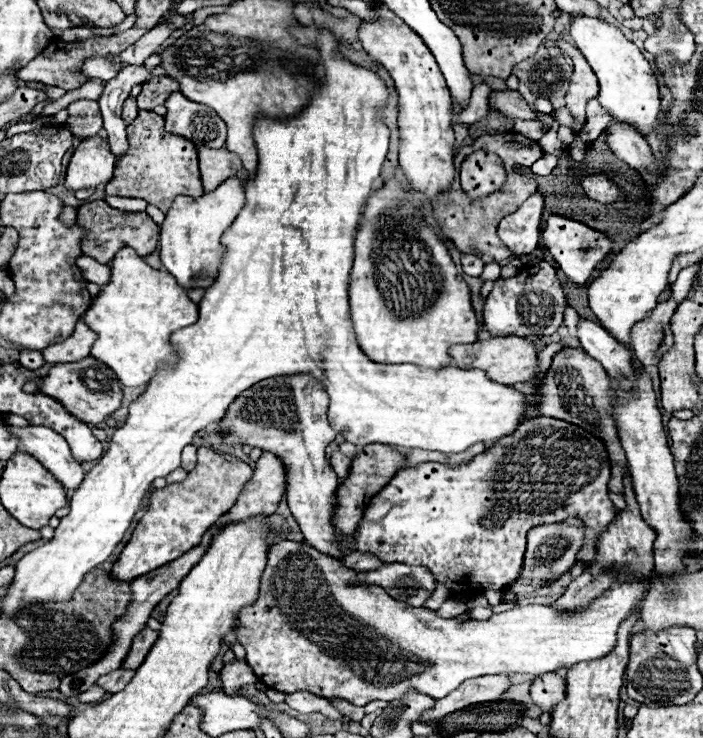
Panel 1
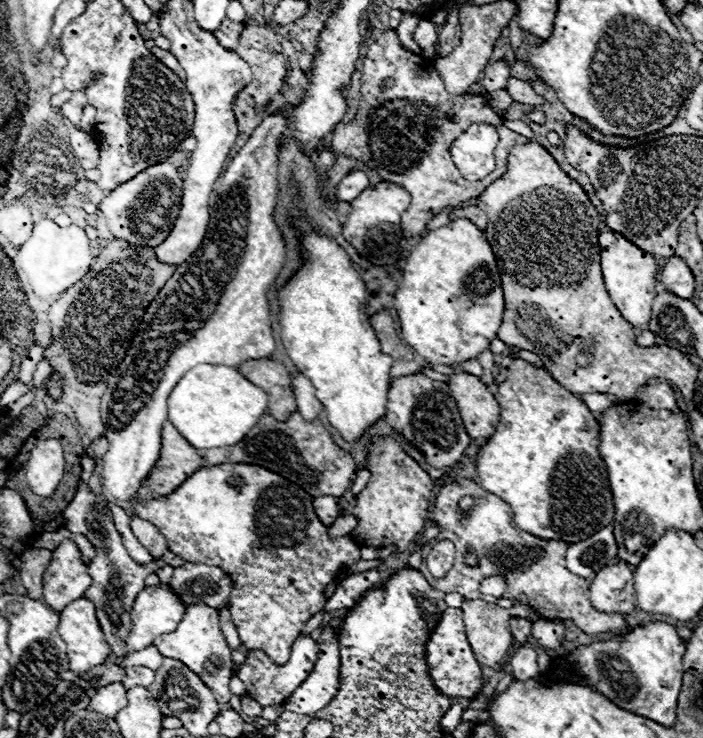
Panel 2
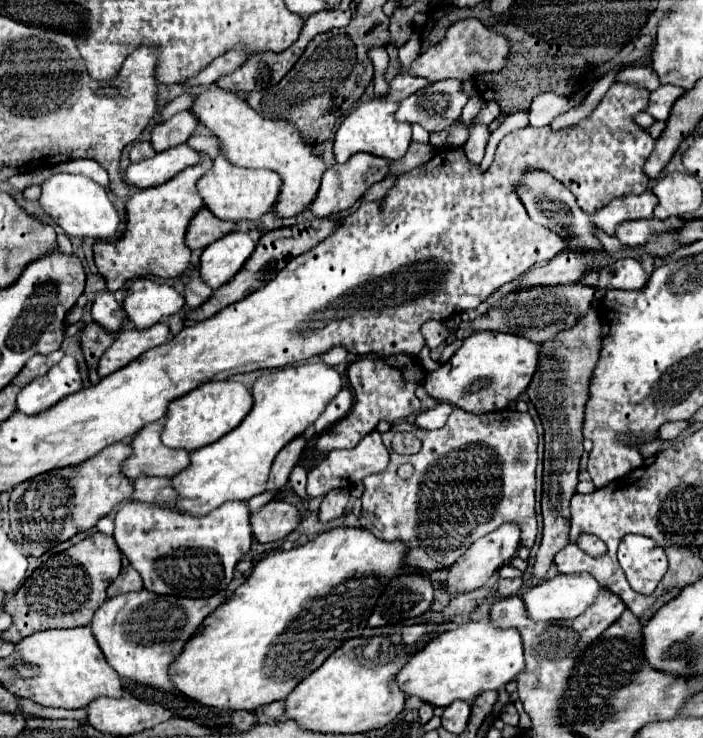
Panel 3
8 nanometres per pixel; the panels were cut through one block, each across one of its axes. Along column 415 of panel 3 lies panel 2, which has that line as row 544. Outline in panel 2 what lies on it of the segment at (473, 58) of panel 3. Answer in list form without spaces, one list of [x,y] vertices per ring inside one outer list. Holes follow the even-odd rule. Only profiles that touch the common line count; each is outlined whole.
[[[62,540],[52,552],[52,560],[44,572],[44,602],[54,612],[62,612],[70,602],[84,598],[90,584],[92,578],[78,546]]]

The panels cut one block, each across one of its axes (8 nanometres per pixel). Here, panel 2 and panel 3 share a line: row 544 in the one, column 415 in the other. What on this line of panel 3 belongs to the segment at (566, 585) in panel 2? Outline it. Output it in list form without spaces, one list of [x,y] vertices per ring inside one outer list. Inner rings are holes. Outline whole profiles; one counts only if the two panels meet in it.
[[[452,410],[452,414],[448,416],[446,424],[440,428],[440,430],[422,430],[418,432],[418,436],[422,438],[422,450],[414,456],[400,456],[392,450],[390,446],[390,440],[396,432],[414,432],[416,434],[416,426],[412,424],[412,420],[402,420],[402,422],[396,422],[392,424],[392,428],[382,434],[382,442],[384,446],[388,448],[390,452],[390,464],[384,472],[378,472],[378,474],[370,474],[368,478],[364,478],[364,496],[362,496],[362,514],[360,514],[360,526],[370,530],[376,538],[384,540],[384,542],[402,542],[406,546],[406,564],[410,568],[418,568],[418,570],[424,570],[424,572],[434,572],[434,570],[442,570],[442,568],[448,568],[452,566],[468,548],[472,542],[476,542],[478,538],[494,532],[498,526],[506,524],[506,522],[514,522],[518,524],[520,528],[520,544],[526,546],[526,548],[532,548],[534,540],[536,540],[536,510],[534,510],[534,488],[536,488],[536,448],[538,448],[538,434],[536,434],[536,426],[534,426],[534,420],[528,412],[518,412],[518,410],[498,410],[498,412],[488,412],[488,414],[480,414],[480,416],[468,416],[468,412],[460,412],[460,410]],[[404,462],[410,462],[414,466],[414,474],[412,478],[408,480],[402,480],[398,478],[396,474],[396,468]]]

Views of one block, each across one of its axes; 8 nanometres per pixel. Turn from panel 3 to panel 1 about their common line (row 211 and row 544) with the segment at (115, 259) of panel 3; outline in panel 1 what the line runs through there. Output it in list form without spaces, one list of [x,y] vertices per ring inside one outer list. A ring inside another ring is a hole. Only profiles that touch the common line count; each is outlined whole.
[[[198,448],[198,464],[192,472],[188,472],[184,482],[168,484],[162,490],[150,492],[150,504],[114,564],[112,578],[132,582],[140,574],[148,574],[198,546],[206,530],[236,504],[252,474],[254,470],[250,466],[238,466],[212,448]]]

